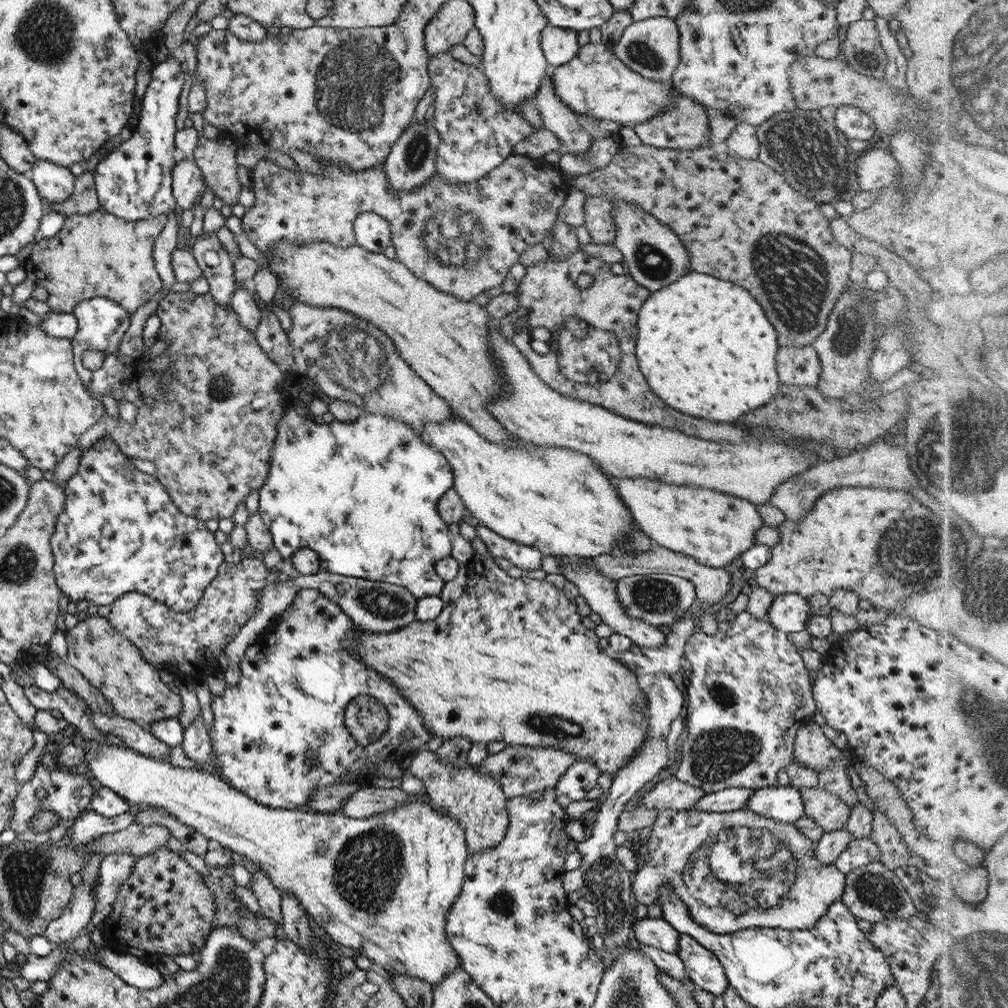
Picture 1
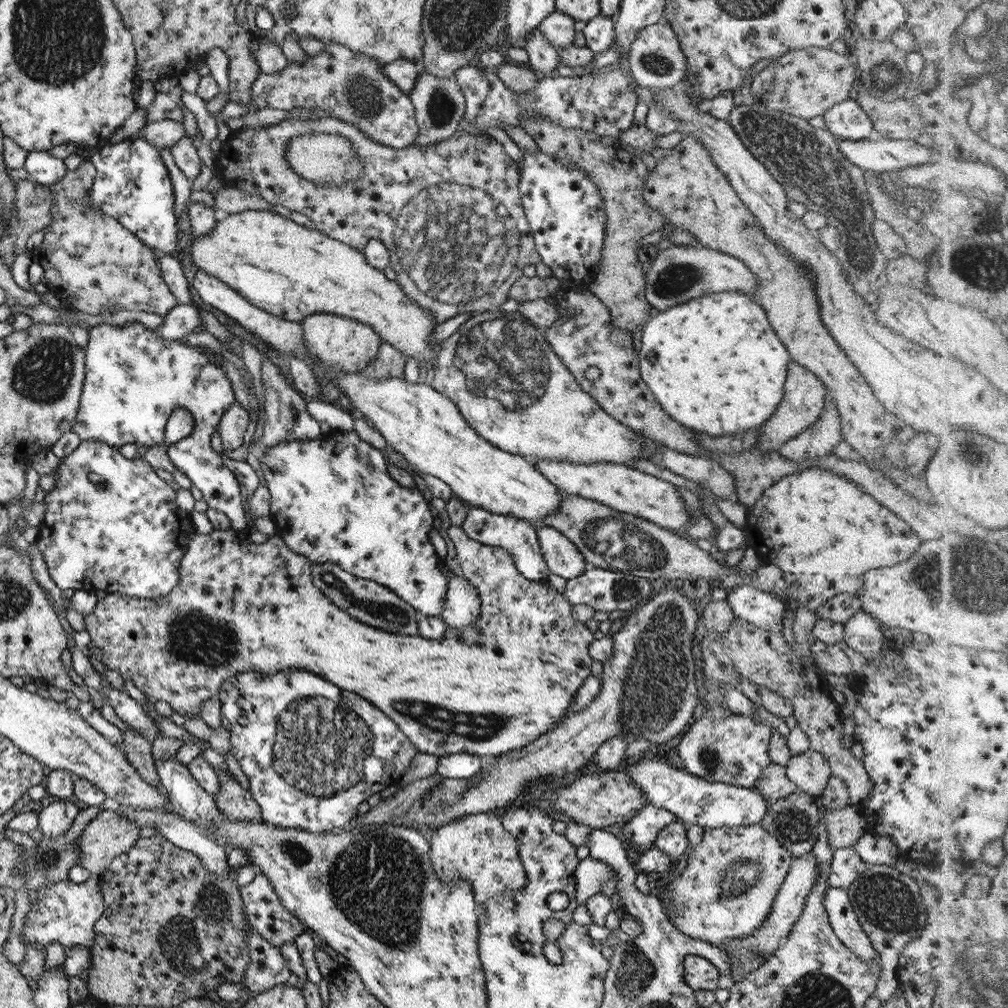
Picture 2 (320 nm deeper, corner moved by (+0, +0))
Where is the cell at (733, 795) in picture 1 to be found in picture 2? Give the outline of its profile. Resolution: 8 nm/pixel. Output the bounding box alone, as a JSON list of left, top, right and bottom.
[620,804,679,848]

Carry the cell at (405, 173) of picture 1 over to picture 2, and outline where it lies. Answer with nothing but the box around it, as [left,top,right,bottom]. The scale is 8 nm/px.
[407,70,465,147]

